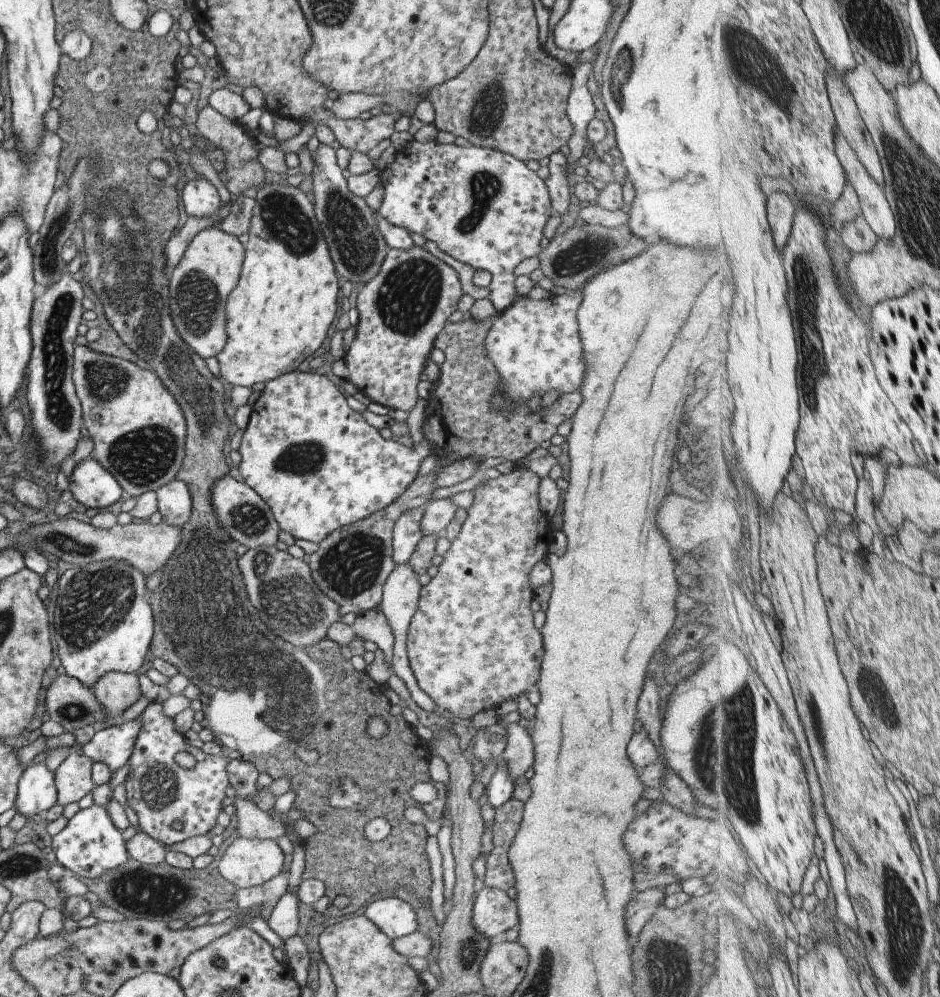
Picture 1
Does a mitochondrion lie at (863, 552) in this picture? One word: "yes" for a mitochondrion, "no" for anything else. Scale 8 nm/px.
no

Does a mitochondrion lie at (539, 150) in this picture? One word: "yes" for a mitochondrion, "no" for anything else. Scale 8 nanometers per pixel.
no

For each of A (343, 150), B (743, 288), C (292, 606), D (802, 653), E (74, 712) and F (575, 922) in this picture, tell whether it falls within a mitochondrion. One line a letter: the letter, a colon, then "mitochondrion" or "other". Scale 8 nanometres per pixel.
A: other
B: other
C: mitochondrion
D: other
E: mitochondrion
F: other

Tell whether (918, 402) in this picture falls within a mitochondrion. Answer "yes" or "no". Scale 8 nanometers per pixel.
no

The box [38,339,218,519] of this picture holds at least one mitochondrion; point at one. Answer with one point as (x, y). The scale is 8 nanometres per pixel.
(143, 456)

